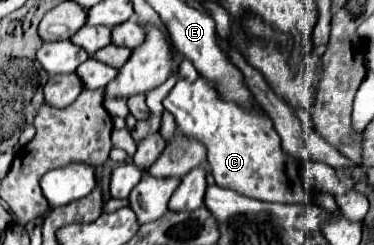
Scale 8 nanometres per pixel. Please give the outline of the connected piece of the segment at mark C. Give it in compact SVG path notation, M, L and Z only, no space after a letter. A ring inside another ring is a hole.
M185 59L179 65L179 79L175 87L163 99L163 107L175 117L181 135L199 139L207 147L207 165L219 187L233 189L259 201L297 203L287 173L291 157L283 151L281 139L269 117L261 117L259 111L255 113L235 103L221 101L217 91Z

